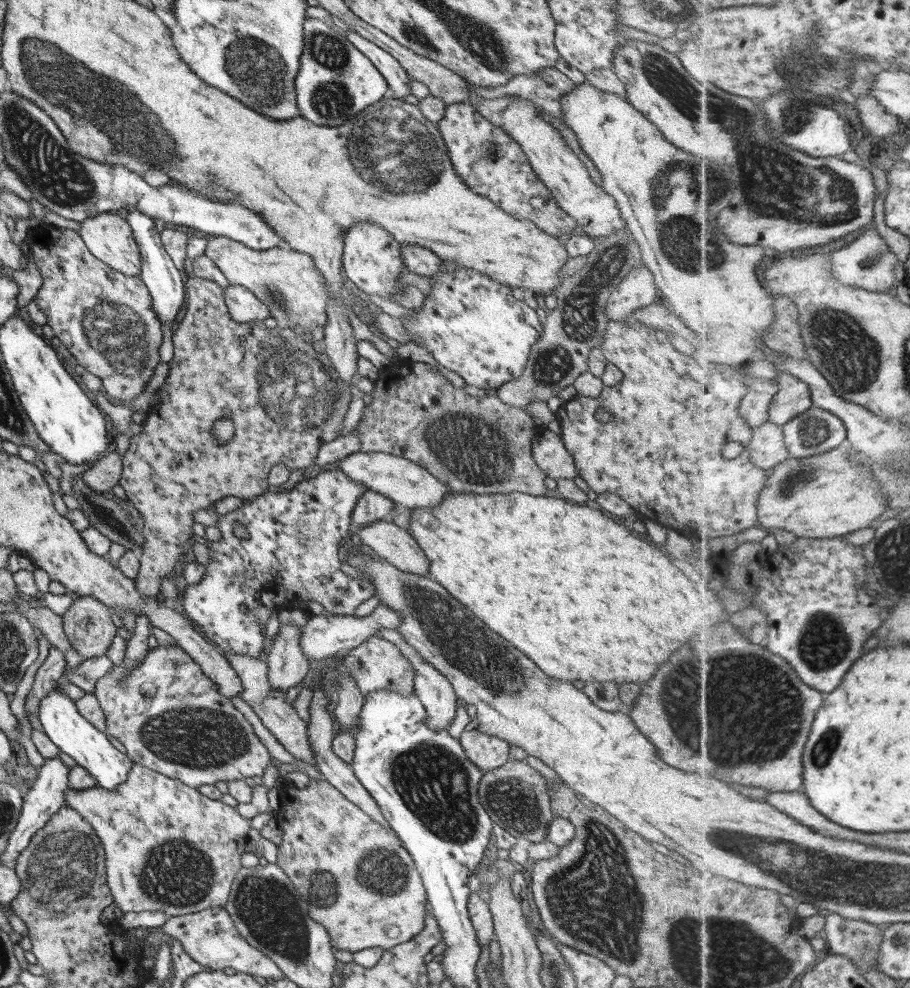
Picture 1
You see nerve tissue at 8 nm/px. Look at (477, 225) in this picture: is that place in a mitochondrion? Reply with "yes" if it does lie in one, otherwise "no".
no

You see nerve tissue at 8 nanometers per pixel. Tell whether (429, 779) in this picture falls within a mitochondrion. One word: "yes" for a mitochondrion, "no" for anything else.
yes

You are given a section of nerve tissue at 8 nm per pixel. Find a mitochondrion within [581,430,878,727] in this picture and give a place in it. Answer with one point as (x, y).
(824, 643)

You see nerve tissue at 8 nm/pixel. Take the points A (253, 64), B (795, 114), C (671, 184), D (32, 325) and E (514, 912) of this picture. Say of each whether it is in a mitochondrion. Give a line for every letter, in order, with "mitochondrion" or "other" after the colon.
A: mitochondrion
B: mitochondrion
C: mitochondrion
D: other
E: other

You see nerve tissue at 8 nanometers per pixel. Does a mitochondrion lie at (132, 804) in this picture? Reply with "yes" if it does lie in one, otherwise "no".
no

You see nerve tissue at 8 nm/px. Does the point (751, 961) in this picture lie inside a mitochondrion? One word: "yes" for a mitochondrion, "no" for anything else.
yes

